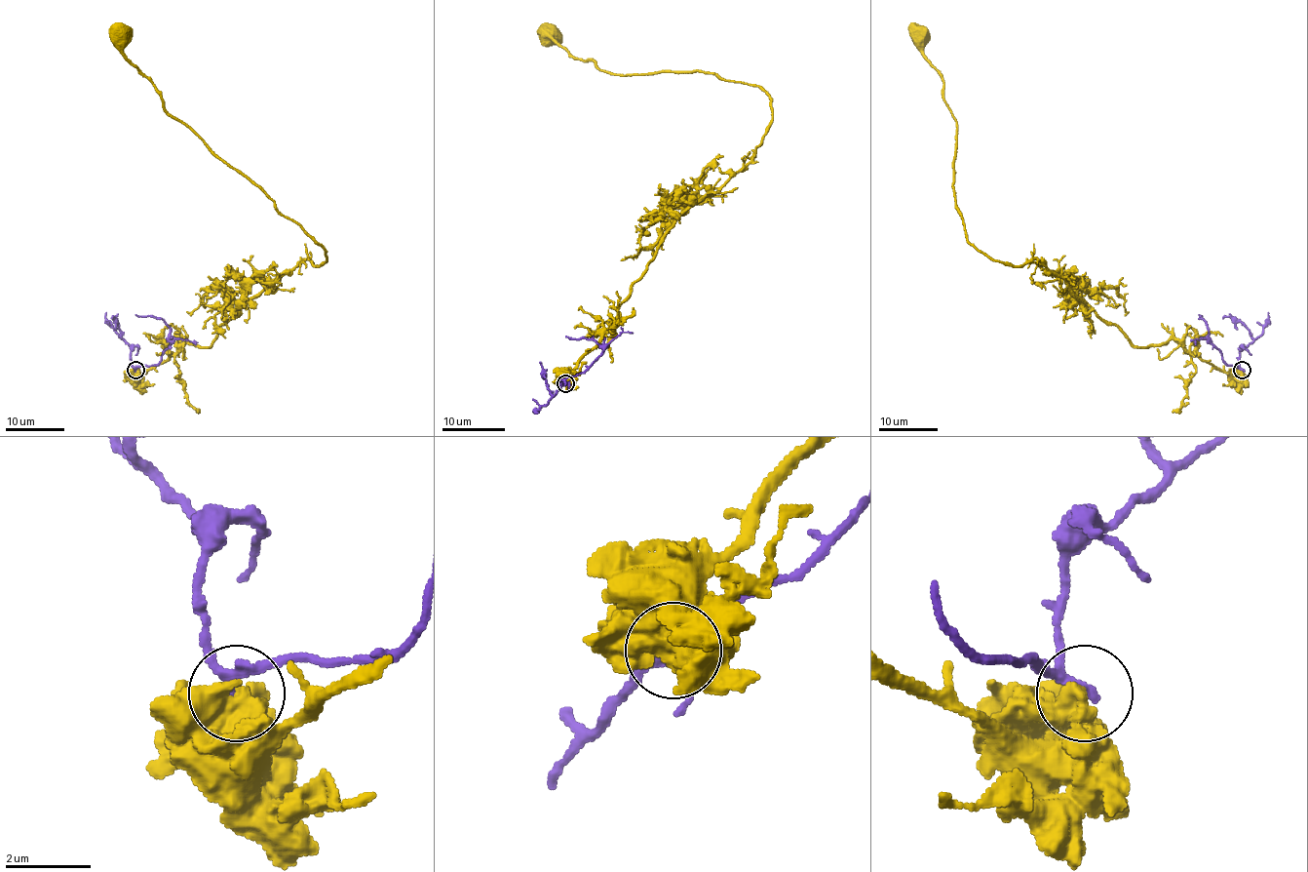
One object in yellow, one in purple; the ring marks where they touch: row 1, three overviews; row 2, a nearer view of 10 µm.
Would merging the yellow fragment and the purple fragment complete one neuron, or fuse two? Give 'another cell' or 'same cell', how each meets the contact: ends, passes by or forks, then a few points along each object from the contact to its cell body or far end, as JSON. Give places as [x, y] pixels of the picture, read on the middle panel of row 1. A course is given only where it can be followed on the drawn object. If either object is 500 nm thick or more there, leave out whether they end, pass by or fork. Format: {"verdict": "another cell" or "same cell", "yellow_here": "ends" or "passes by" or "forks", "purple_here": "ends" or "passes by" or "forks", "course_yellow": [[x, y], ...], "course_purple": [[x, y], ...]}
{"verdict": "another cell", "course_yellow": [[566, 382], [620, 315], [661, 238], [750, 161], [772, 111], [758, 87], [698, 70], [608, 74], [549, 36]], "course_purple": [[566, 382], [569, 376], [575, 376], [587, 369], [602, 349], [595, 340], [569, 338], [566, 336]]}

